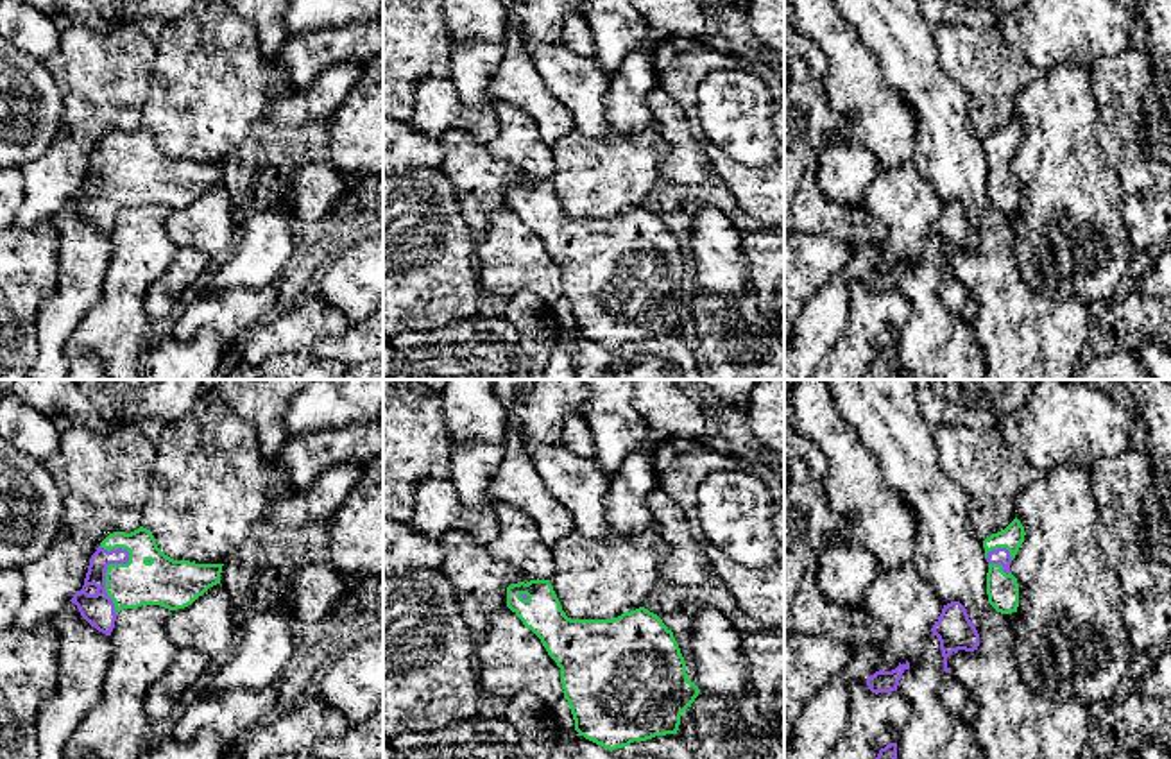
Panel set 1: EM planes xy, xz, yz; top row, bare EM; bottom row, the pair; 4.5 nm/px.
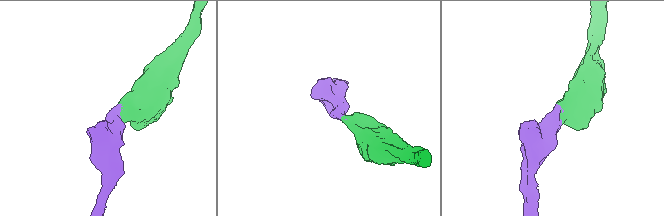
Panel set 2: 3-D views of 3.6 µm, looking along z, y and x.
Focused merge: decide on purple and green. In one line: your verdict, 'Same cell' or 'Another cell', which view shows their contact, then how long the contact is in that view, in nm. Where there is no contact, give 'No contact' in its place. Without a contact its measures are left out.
Same cell. Touches purple in xy. Shared border 300 nm

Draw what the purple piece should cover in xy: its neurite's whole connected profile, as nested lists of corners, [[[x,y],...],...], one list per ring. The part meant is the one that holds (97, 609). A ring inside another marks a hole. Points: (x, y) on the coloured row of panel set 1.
[[[143,526],[131,533],[113,532],[91,555],[84,585],[70,601],[90,625],[111,635],[124,609],[161,605],[177,610],[192,605],[220,584],[222,566],[174,560]]]

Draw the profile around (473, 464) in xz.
[[[466,440],[464,444],[453,444],[449,480],[464,505],[471,508],[494,505],[489,499],[489,487],[503,455],[503,444],[496,442]]]

